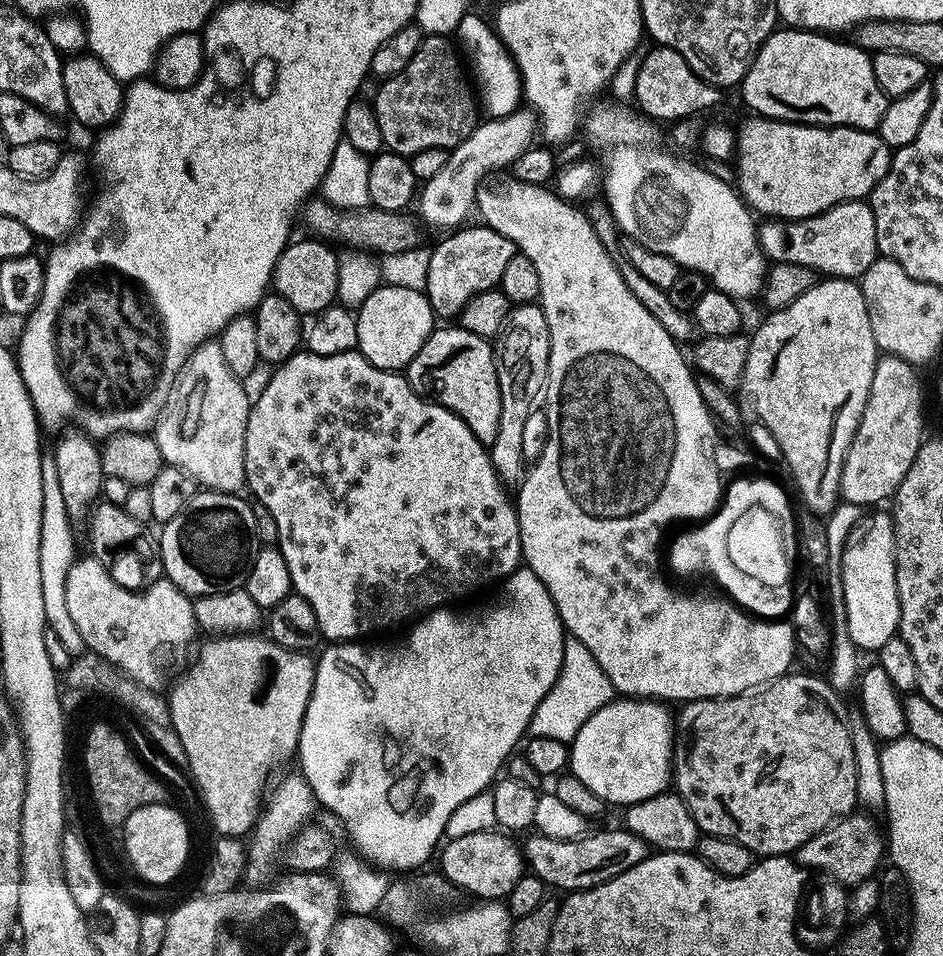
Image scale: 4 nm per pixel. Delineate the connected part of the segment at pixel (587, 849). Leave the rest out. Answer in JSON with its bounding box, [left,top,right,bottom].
[522,826,650,894]

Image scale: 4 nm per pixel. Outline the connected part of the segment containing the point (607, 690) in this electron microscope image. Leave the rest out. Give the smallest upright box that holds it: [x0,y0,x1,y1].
[528,639,614,742]

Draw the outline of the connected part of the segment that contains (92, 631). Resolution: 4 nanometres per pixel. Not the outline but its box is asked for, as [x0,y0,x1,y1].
[66,559,198,690]

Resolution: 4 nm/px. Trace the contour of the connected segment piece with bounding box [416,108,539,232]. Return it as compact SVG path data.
M519 108L509 115L485 121L477 123L475 130L449 151L446 164L426 180L419 191L416 206L418 204L423 220L442 232L461 227L465 219L473 215L480 180L498 168L511 167L518 156L531 148L539 127L539 117L529 108Z

